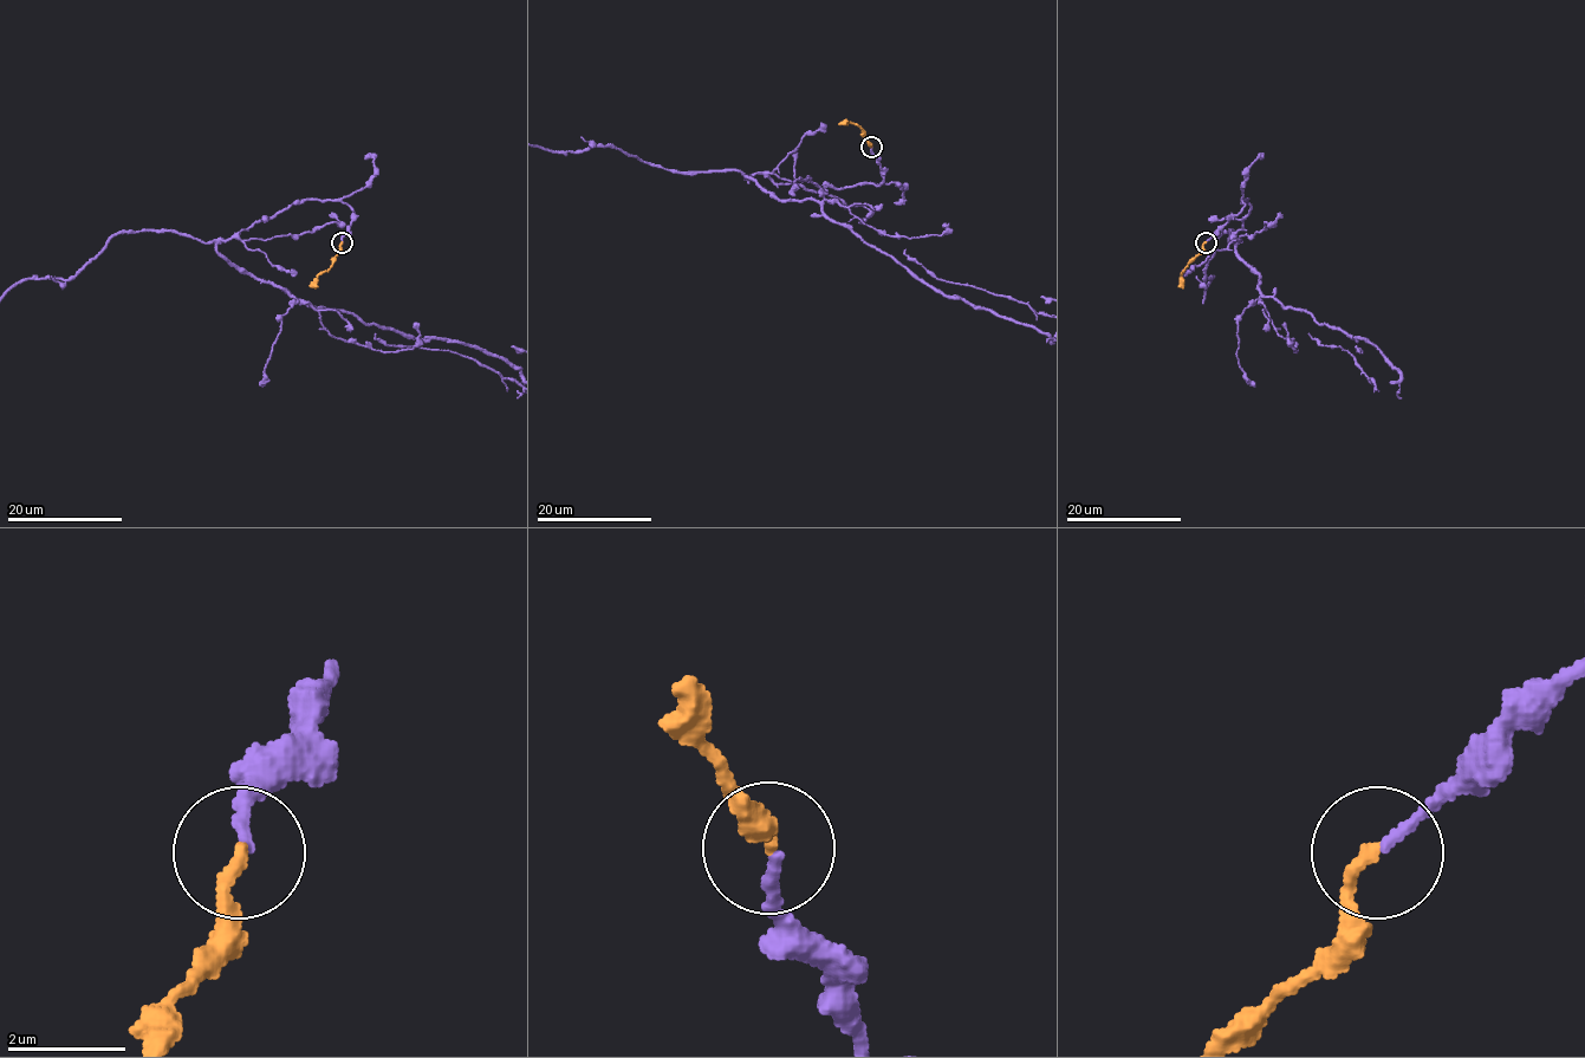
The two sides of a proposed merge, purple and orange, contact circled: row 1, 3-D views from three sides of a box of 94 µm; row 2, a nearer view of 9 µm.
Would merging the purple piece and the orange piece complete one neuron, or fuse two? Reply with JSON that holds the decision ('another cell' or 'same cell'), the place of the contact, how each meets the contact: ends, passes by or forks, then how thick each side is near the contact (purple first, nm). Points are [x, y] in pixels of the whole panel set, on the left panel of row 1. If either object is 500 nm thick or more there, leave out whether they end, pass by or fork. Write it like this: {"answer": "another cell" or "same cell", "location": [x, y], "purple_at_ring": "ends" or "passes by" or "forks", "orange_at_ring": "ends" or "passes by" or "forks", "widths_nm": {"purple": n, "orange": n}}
{"answer": "same cell", "location": [342, 242], "purple_at_ring": "ends", "orange_at_ring": "ends", "widths_nm": {"purple": 180, "orange": 240}}

